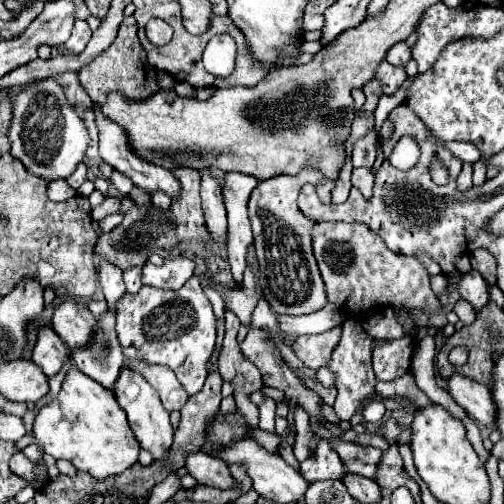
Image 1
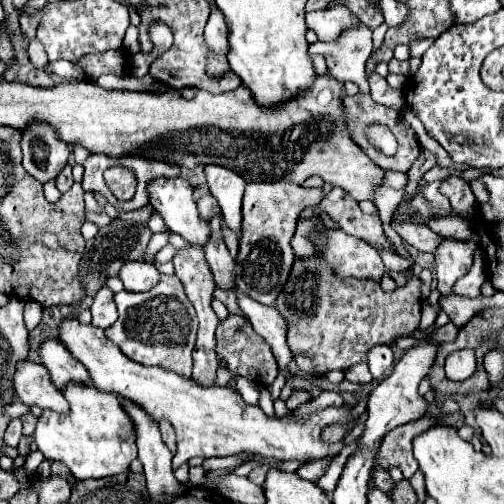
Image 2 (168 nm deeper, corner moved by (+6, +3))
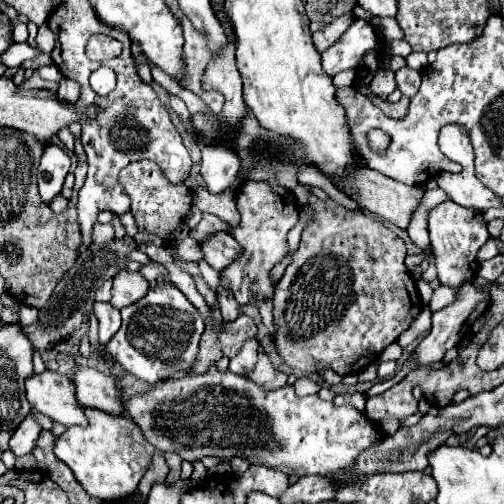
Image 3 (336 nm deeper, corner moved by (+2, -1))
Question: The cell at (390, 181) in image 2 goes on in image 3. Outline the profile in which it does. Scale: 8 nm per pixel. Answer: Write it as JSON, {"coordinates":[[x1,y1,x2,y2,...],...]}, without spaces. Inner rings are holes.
{"coordinates":[[446,200,446,202,438,204,434,210,430,210,428,230,430,230,430,240,432,240,432,250,434,250,440,282,444,286,456,288,464,280,474,278,476,272,478,272,476,252,490,236,488,230,486,230,484,214,480,210,464,208,464,206,458,206,456,202,452,202,452,200]]}

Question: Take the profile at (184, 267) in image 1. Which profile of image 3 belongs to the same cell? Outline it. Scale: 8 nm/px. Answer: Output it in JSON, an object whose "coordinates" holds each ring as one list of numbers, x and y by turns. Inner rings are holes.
{"coordinates":[[120,270,114,276,110,304,120,310,120,308,130,306,130,304,138,302,140,298,144,298,146,292,148,292,148,284,144,284,144,278,140,276,140,272]]}

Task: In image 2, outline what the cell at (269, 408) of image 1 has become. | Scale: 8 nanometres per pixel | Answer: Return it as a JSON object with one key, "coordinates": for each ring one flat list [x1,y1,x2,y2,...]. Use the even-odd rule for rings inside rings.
{"coordinates":[[238,376,238,378,236,378,236,388,238,388,240,396,242,396,246,402,250,402,250,404,256,404,256,406,258,406,260,390,258,390,258,386,256,386,256,384,252,384,248,378,242,378,242,376]]}

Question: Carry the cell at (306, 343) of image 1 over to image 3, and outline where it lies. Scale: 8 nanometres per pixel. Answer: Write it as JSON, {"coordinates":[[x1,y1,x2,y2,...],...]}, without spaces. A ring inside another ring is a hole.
{"coordinates":[[310,196,306,206,312,210,312,216,302,230,302,240,292,262,274,288,274,346,284,364,294,370,314,372,316,364,322,364,344,376,352,372,354,364,356,370,364,370,378,360,386,346,398,340,412,324,414,310,422,310,420,294,416,280,404,266,404,242,380,218,316,196]]}

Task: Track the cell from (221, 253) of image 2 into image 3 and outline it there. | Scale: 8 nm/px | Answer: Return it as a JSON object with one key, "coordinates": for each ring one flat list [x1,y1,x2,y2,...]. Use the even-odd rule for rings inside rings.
{"coordinates":[[218,288,218,294,220,294,220,312,222,312,222,322,224,322,224,324,230,324,230,322,234,322,234,320,238,318,238,308,240,308,240,306,238,306,238,302,234,300,232,292]]}

